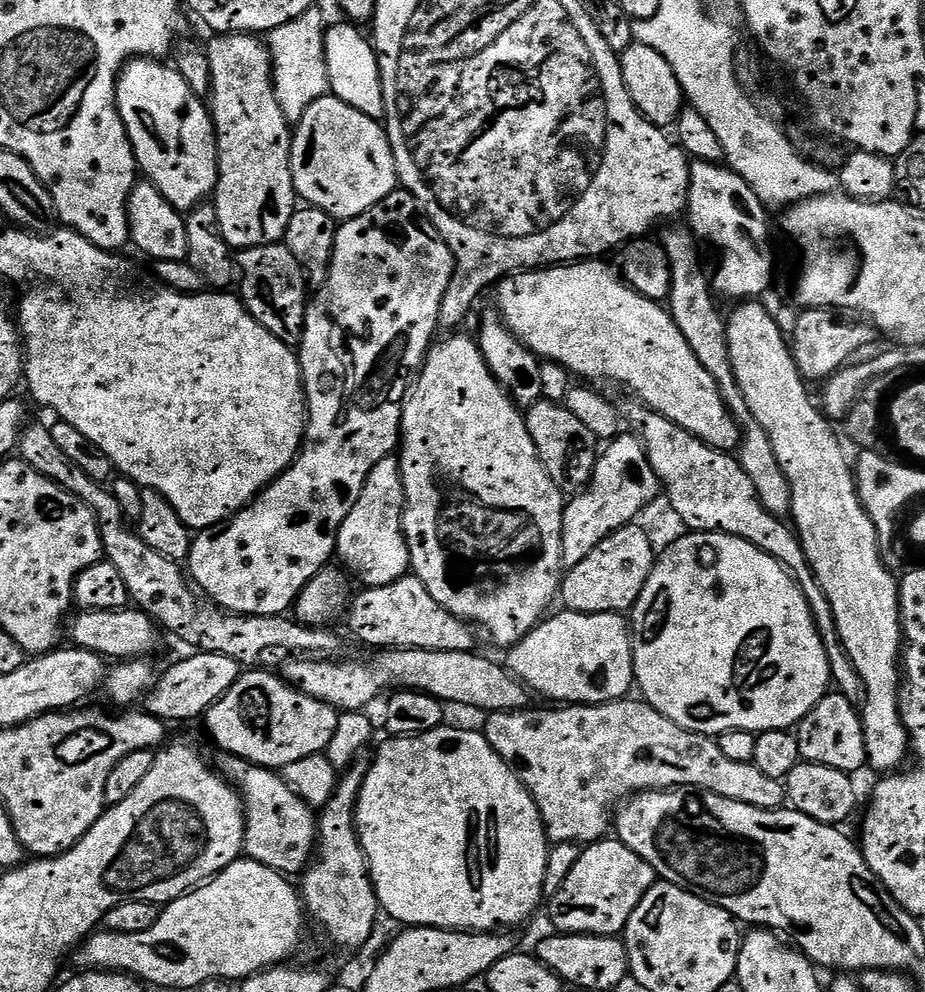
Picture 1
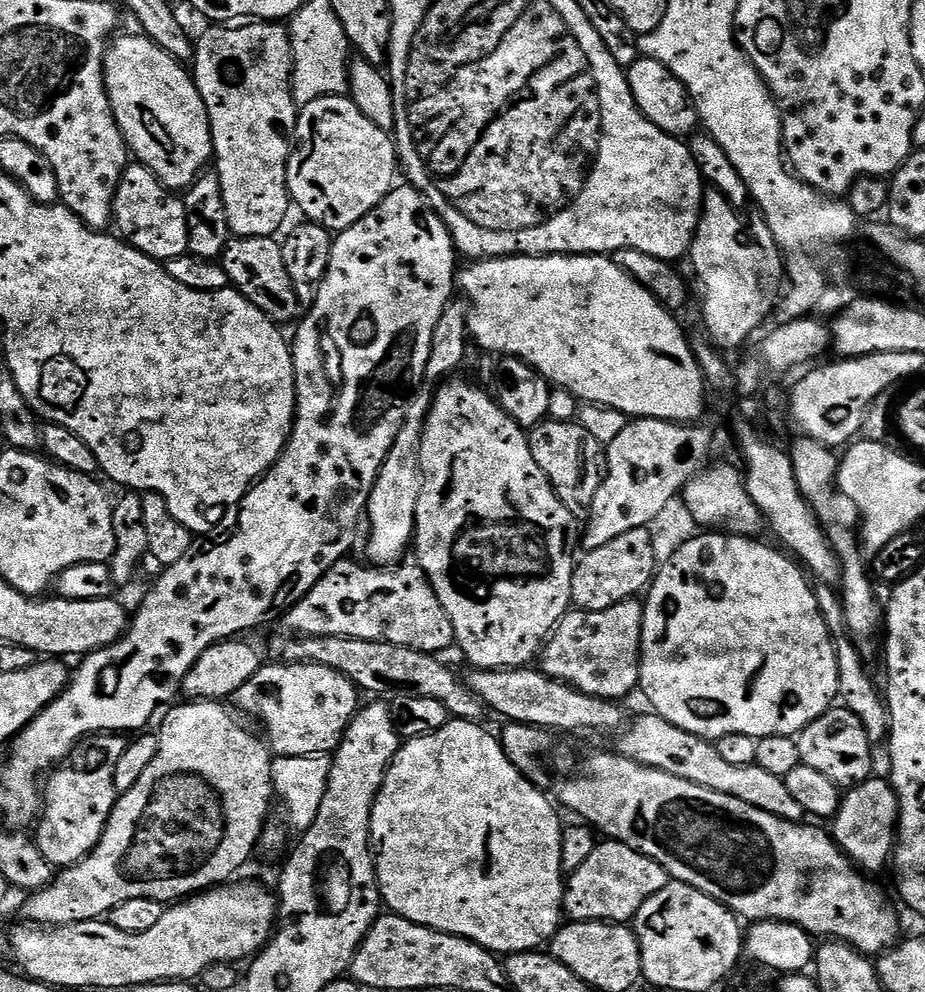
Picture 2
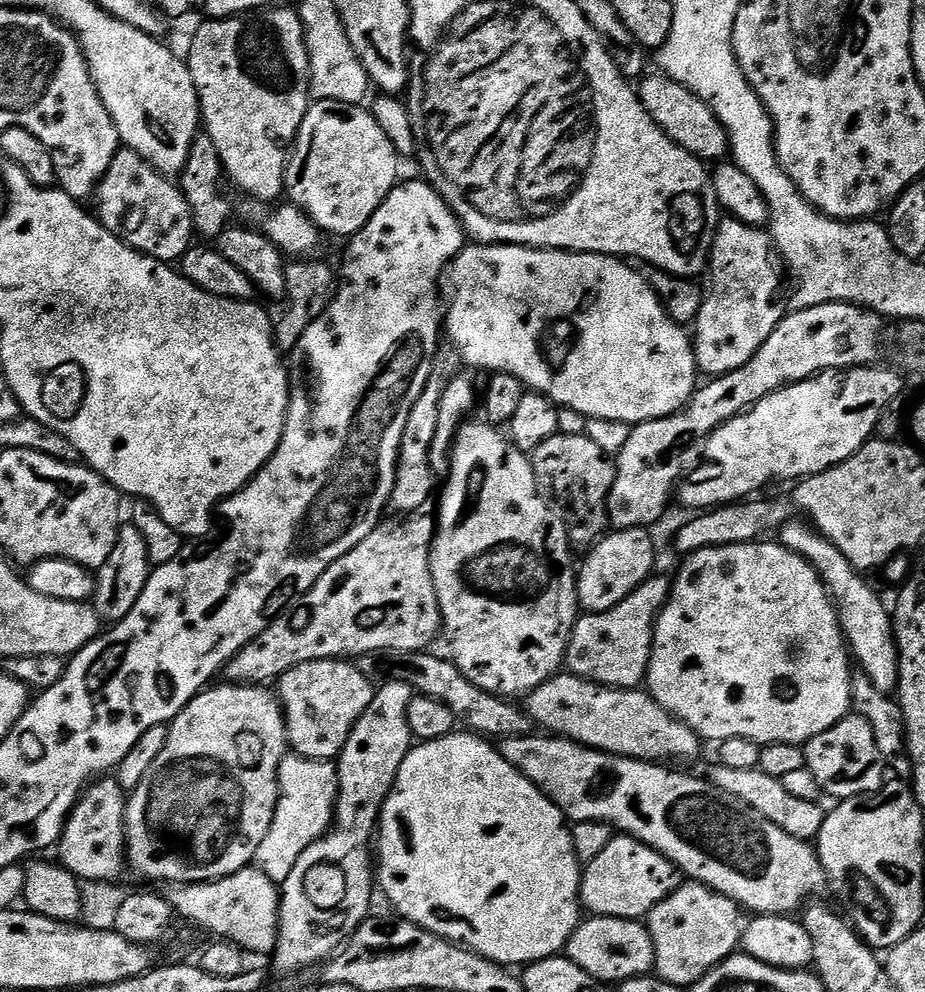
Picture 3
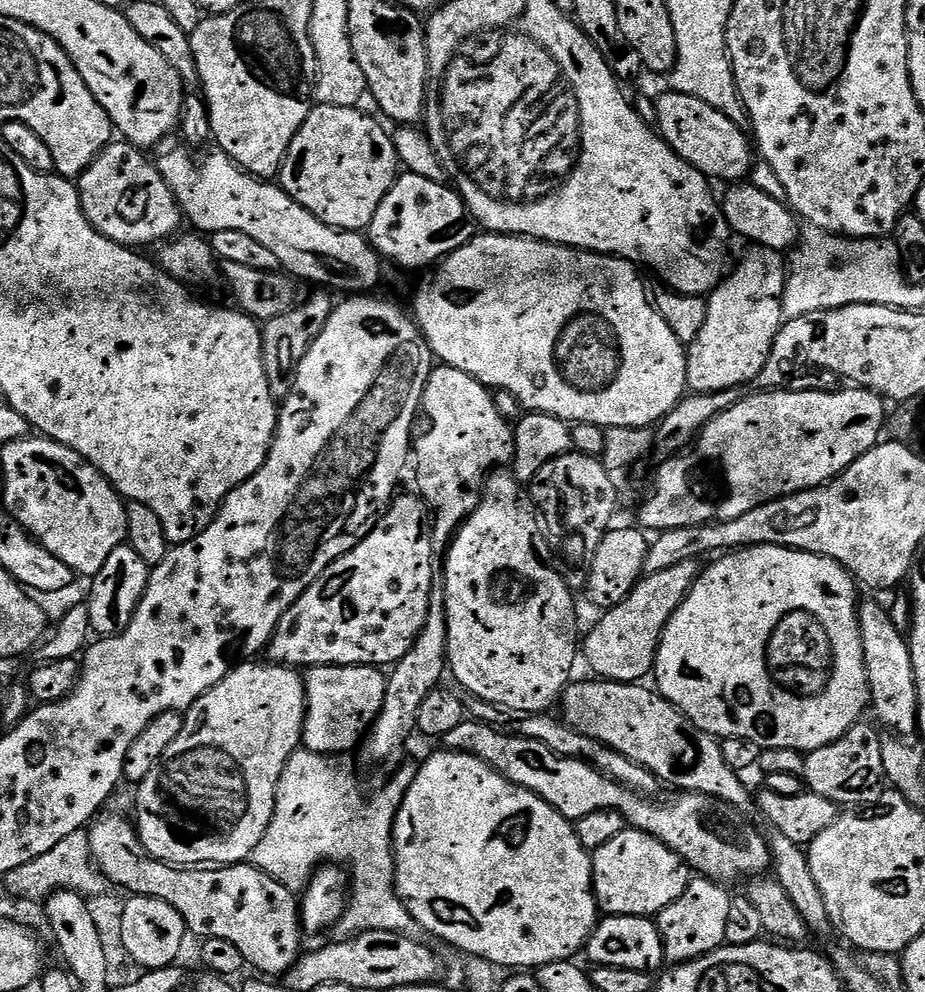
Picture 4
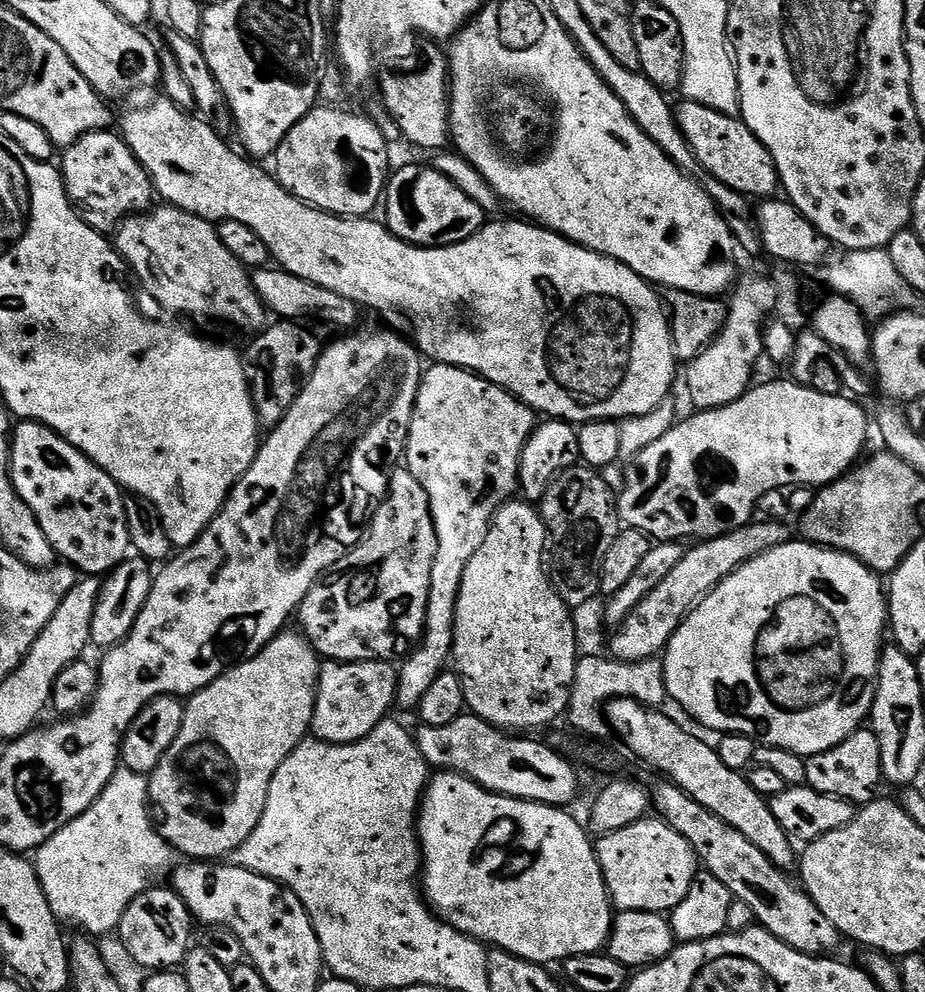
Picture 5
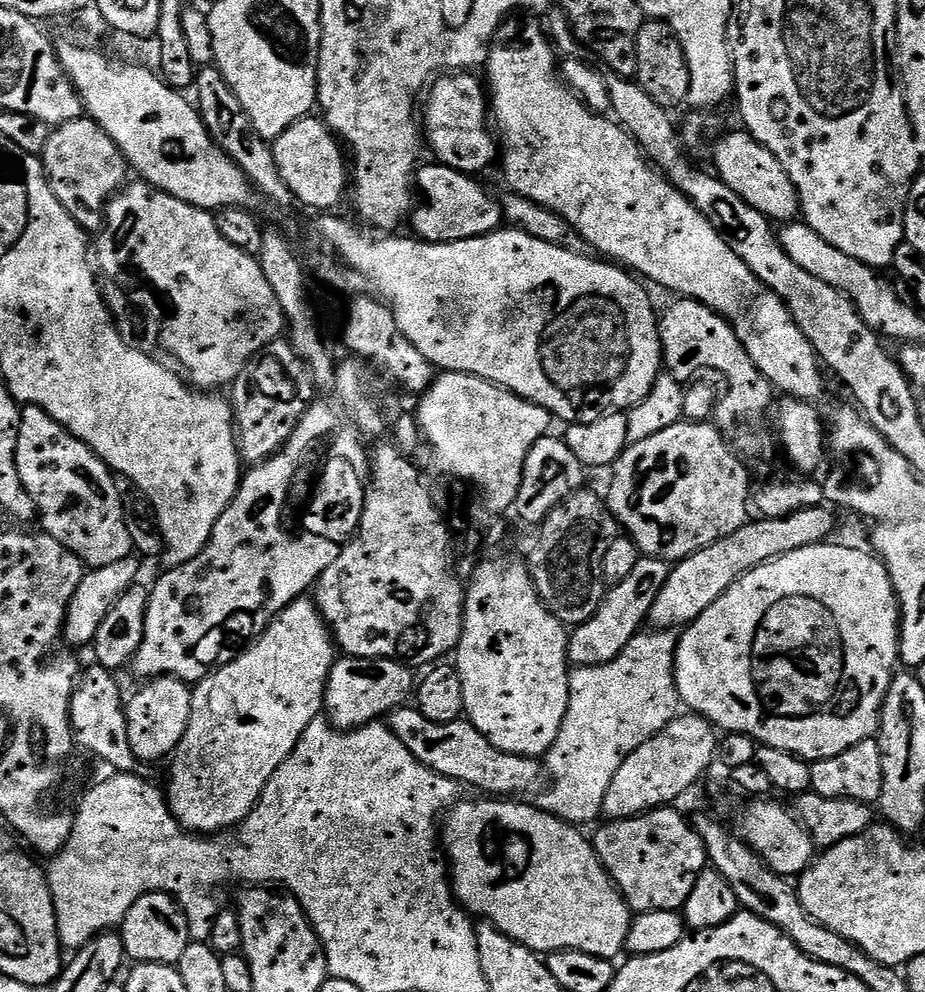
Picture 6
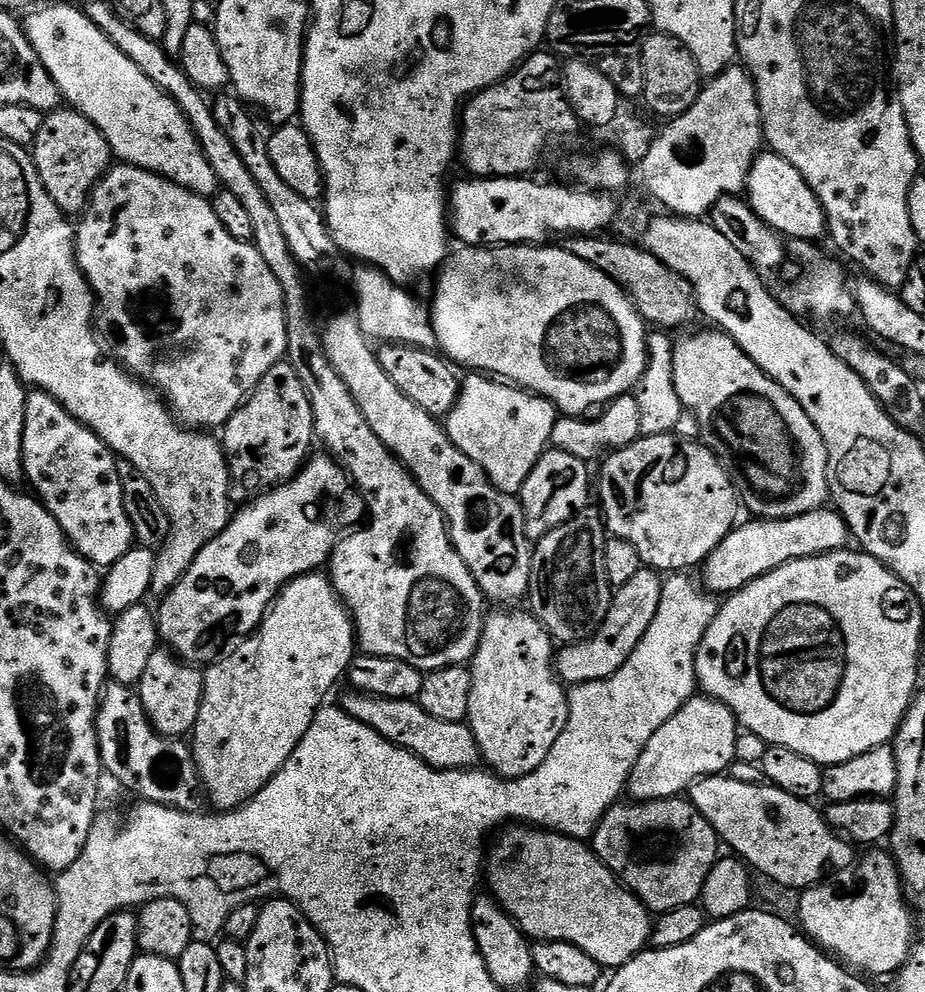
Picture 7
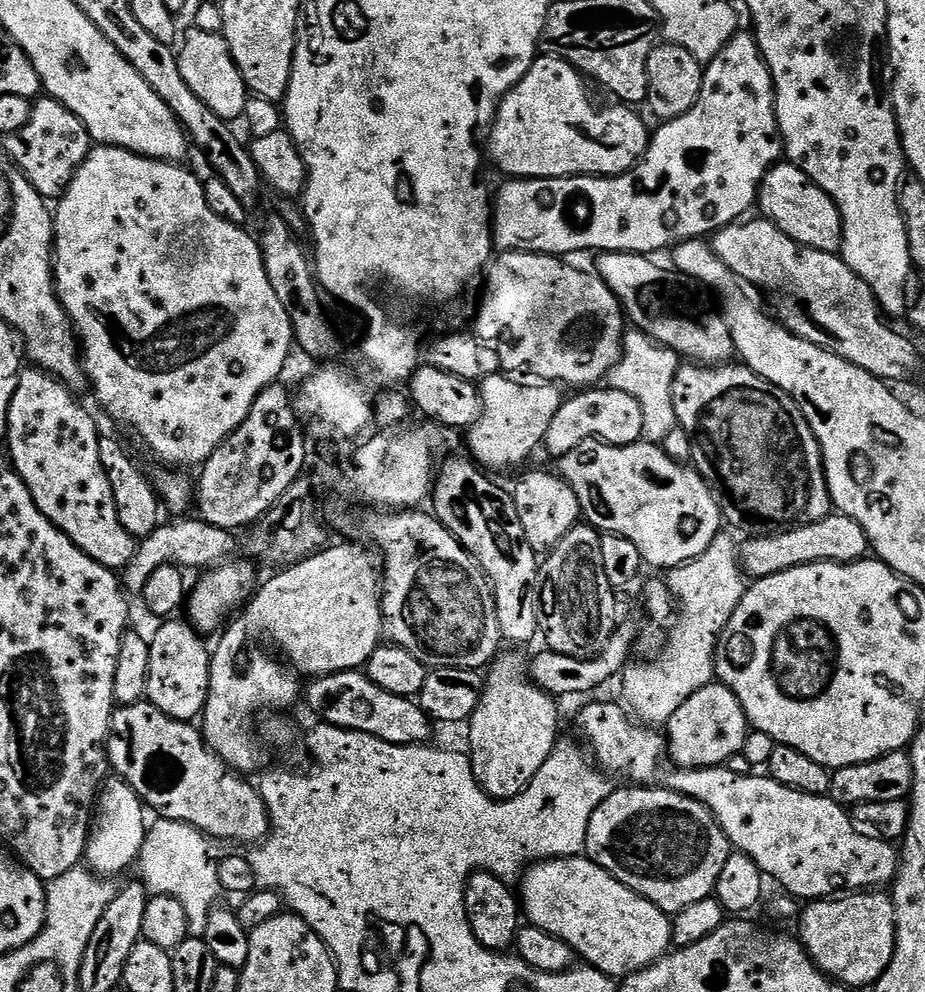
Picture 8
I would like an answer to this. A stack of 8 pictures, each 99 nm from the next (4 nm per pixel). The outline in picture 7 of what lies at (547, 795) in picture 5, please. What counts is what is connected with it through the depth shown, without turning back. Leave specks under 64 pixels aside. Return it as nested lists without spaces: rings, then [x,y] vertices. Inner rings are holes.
[[[348,690],[342,701],[342,707],[346,714],[350,714],[350,718],[370,726],[370,730],[378,730],[382,738],[412,752],[432,768],[472,770],[481,763],[480,747],[467,723],[442,722],[442,718],[434,718],[426,714],[426,710],[422,710],[422,706],[416,700],[395,700]]]

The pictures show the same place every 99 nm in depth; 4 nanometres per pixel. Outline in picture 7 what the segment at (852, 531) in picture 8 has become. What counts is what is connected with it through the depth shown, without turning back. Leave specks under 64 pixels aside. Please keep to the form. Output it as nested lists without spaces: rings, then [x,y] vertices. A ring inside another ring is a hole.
[[[825,506],[818,510],[810,510],[806,514],[798,514],[794,518],[781,520],[749,519],[749,524],[741,523],[722,538],[722,542],[705,558],[702,571],[704,571],[703,585],[713,594],[731,594],[742,590],[750,582],[778,570],[795,560],[825,556],[831,552],[843,552],[850,544],[850,529],[847,520],[836,511],[835,507]]]

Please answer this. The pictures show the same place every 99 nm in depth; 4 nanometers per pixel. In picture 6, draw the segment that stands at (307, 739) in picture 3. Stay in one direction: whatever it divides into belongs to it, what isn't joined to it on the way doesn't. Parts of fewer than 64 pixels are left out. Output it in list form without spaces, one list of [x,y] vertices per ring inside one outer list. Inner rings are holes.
[[[341,655],[333,664],[324,691],[324,712],[332,727],[341,730],[360,728],[387,717],[397,708],[407,705],[414,692],[413,669],[393,658],[371,660]]]

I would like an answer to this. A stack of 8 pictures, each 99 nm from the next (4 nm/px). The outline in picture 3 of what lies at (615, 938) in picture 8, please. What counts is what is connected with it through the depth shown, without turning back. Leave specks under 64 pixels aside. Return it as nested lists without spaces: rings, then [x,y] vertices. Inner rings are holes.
[[[457,730],[442,738],[417,743],[406,754],[406,758],[398,770],[398,778],[394,782],[392,792],[386,798],[384,809],[380,811],[378,888],[379,891],[380,888],[384,891],[385,898],[397,908],[395,911],[403,919],[418,927],[454,944],[470,948],[480,956],[494,961],[495,964],[527,966],[533,964],[535,960],[545,960],[551,956],[561,955],[568,947],[568,939],[582,923],[582,915],[580,916],[580,912],[582,913],[580,902],[582,861],[576,857],[576,851],[572,845],[572,833],[566,823],[566,817],[558,805],[543,792],[538,791],[518,769],[510,766],[510,762],[506,762],[506,758],[502,758],[499,747],[492,745],[491,748],[488,744],[491,743],[483,736],[475,735],[467,730]]]

